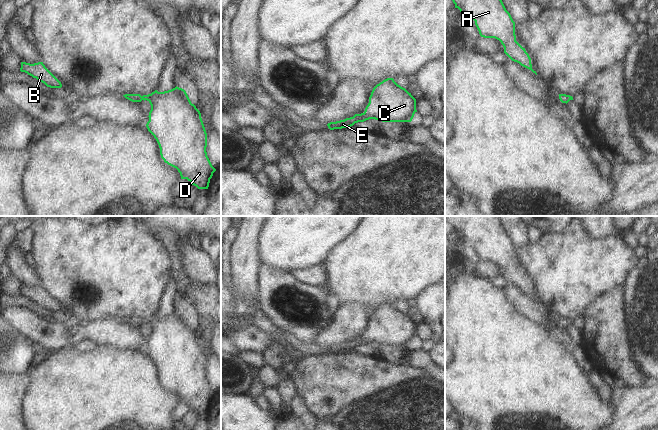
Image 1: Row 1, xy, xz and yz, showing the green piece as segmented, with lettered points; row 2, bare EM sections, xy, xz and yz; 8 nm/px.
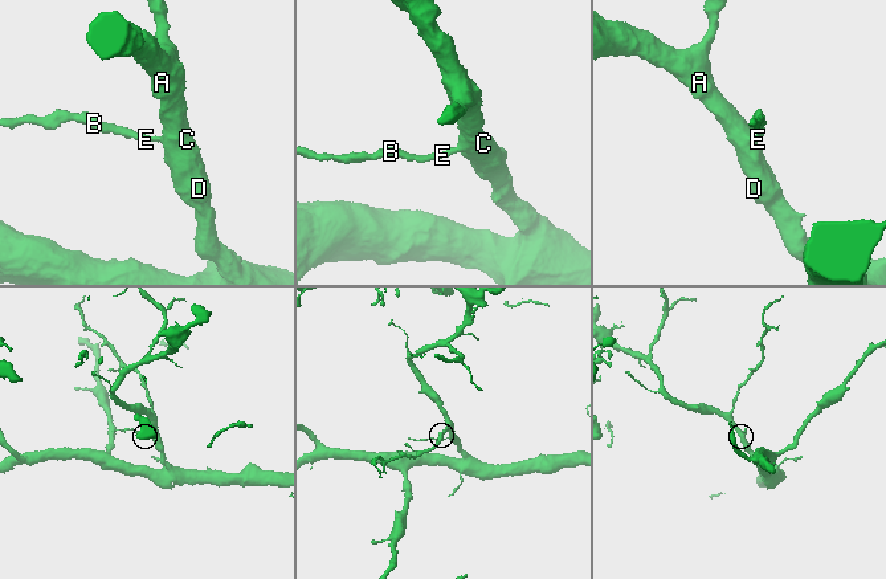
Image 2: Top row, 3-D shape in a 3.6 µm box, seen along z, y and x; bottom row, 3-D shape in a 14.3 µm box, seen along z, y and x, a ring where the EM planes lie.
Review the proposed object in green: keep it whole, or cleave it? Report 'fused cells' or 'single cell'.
single cell

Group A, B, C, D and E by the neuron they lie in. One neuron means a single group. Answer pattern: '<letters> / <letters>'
A B C D E

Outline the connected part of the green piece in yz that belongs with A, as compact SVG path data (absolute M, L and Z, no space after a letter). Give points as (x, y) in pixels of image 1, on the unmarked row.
M445 216L445 220L453 225L455 232L458 232L461 238L475 245L475 249L481 261L499 264L504 271L504 277L512 285L519 287L537 299L536 295L532 293L529 278L525 272L516 265L515 246L510 237L506 234L499 216Z

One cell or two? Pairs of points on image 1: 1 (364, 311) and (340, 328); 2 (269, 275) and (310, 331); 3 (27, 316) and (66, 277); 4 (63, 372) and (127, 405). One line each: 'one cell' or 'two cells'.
1: one cell
2: one cell
3: two cells
4: one cell

